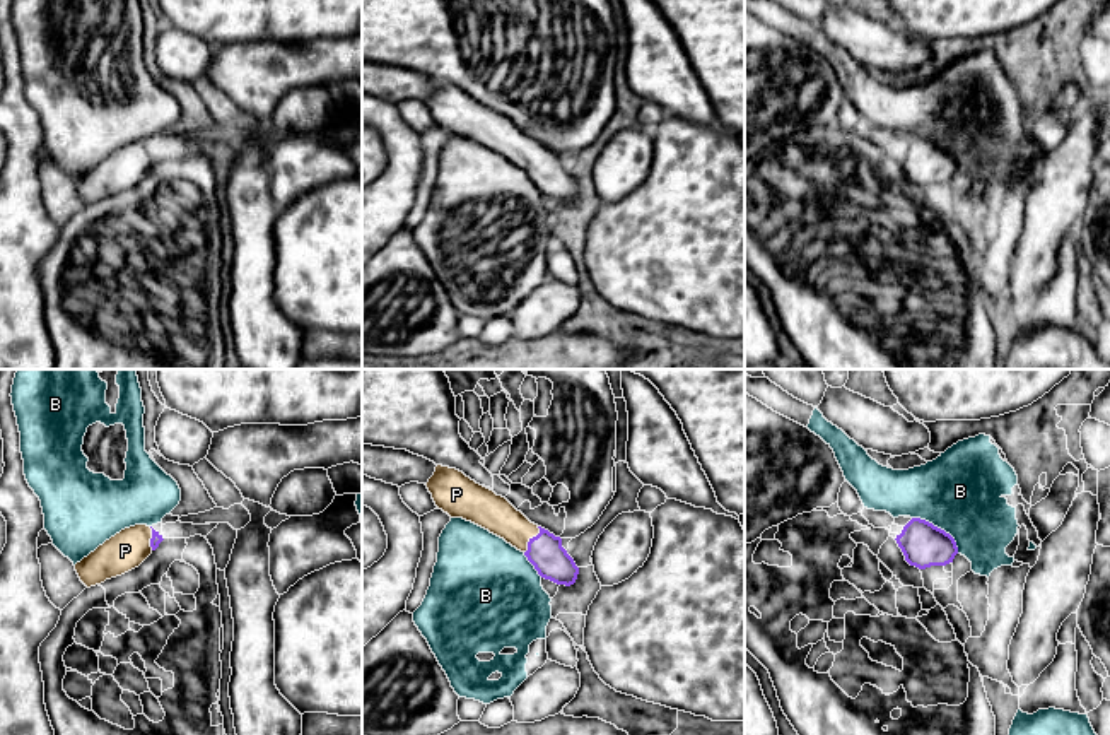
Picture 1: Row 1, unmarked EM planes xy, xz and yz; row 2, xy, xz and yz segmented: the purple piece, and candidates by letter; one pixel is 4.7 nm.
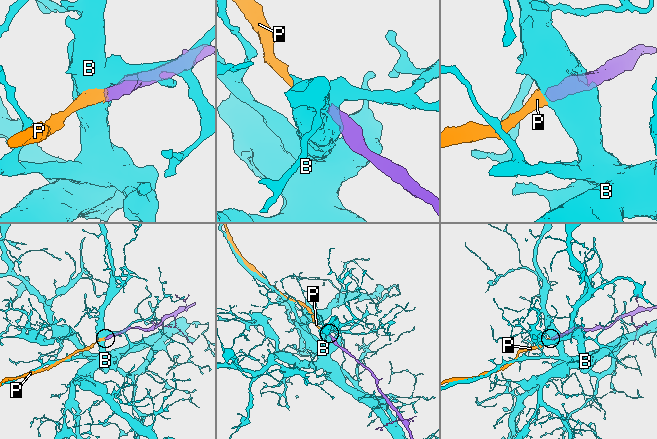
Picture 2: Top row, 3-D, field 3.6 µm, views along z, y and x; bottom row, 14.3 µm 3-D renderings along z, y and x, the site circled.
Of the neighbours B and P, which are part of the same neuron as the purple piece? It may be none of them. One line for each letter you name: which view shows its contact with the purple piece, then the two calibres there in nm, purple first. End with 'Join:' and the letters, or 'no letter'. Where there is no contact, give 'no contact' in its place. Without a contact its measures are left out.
P: meets purple in xz; 170 nm thick on the purple side, 170 nm on the other
Join: P

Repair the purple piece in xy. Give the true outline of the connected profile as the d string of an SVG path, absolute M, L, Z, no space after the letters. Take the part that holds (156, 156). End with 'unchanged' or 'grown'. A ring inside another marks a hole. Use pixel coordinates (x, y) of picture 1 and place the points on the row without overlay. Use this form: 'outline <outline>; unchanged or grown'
outline M147 142L121 147L75 181L80 198L91 205L138 185L162 159Z; grown

